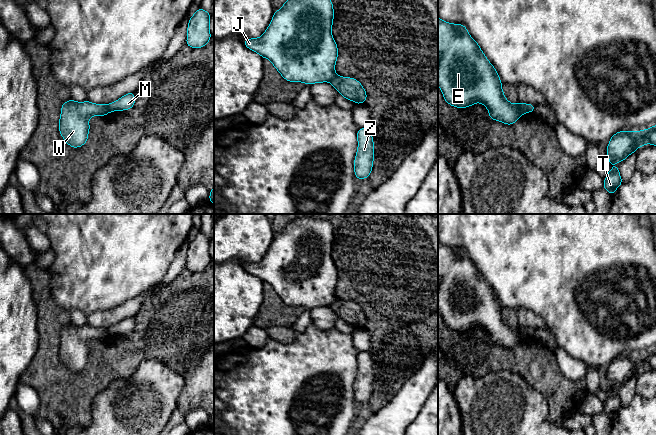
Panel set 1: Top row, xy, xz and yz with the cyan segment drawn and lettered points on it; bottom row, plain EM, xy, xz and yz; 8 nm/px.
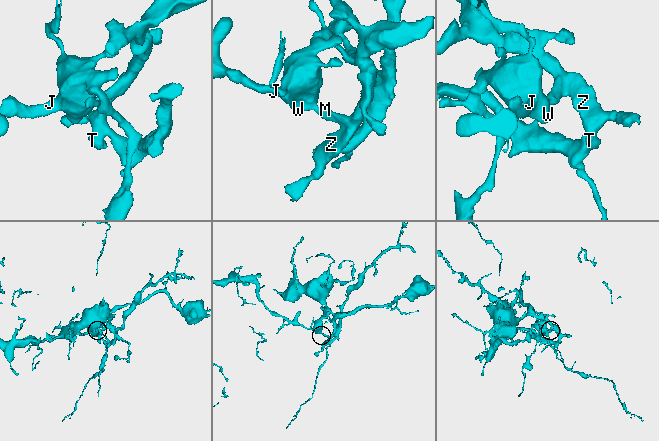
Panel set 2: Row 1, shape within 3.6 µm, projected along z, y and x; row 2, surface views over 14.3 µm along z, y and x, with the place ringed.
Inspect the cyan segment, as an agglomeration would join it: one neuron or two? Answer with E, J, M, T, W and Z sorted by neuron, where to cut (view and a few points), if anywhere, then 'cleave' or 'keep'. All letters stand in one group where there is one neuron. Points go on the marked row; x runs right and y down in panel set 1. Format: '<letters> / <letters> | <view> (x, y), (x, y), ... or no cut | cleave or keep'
E J W / M T Z | xz (337, 75), (329, 82) | cleave

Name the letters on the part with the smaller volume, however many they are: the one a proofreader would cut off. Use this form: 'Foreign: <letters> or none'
Foreign: E, J, W

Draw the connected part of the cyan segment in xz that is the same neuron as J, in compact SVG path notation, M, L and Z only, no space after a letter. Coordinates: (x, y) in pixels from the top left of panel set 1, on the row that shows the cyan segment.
M286 0L283 6L274 12L272 20L259 38L244 40L244 45L267 58L289 82L303 82L306 85L331 82L335 76L335 64L338 58L338 47L332 36L334 8L331 0Z

